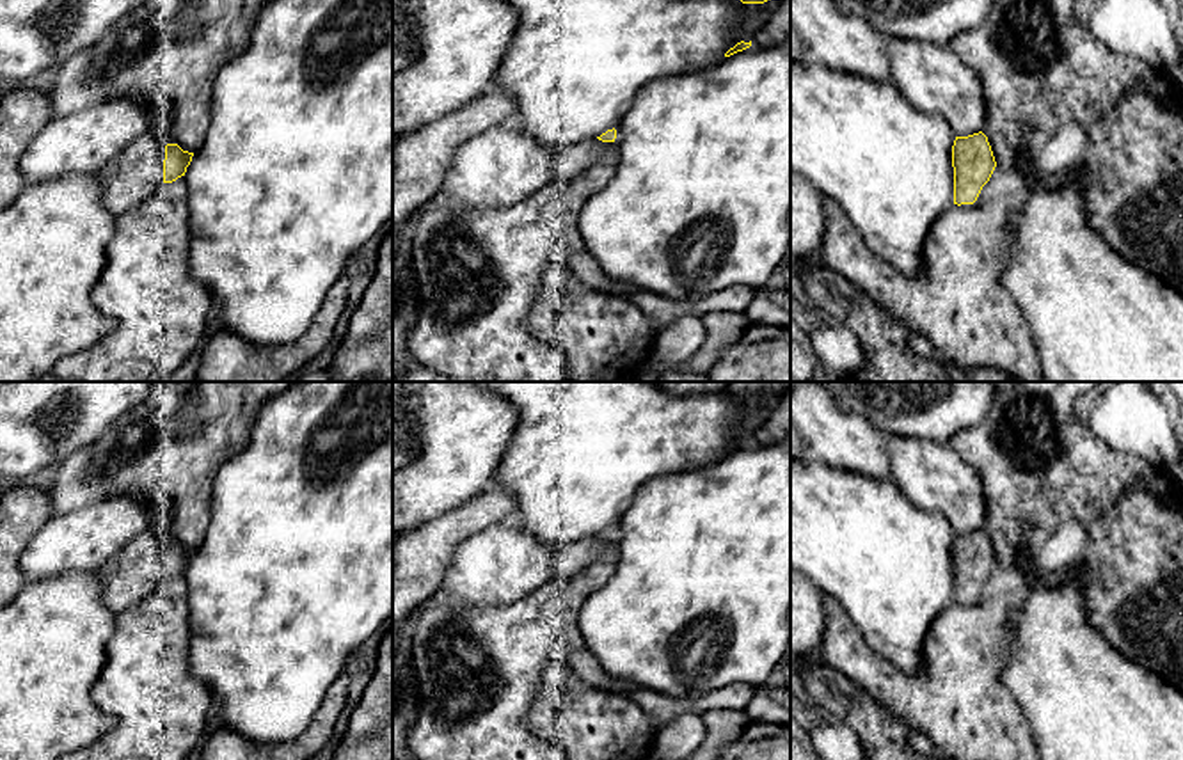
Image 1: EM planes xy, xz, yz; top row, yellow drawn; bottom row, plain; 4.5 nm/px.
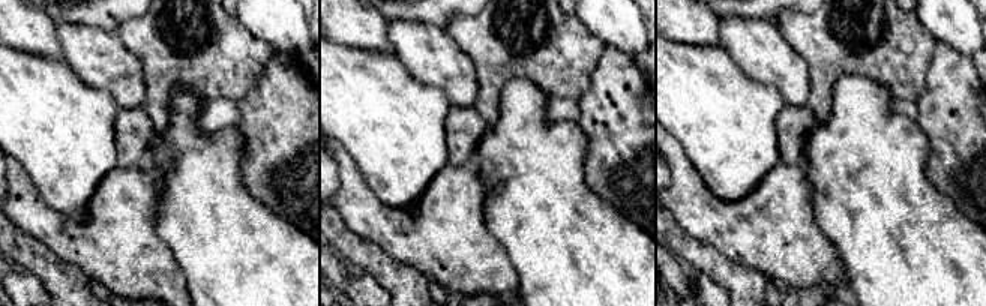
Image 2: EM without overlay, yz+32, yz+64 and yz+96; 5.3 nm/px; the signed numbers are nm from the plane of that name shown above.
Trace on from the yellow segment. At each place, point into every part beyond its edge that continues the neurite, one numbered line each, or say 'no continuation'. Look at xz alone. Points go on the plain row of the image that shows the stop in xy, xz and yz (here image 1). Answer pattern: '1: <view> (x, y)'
no continuation

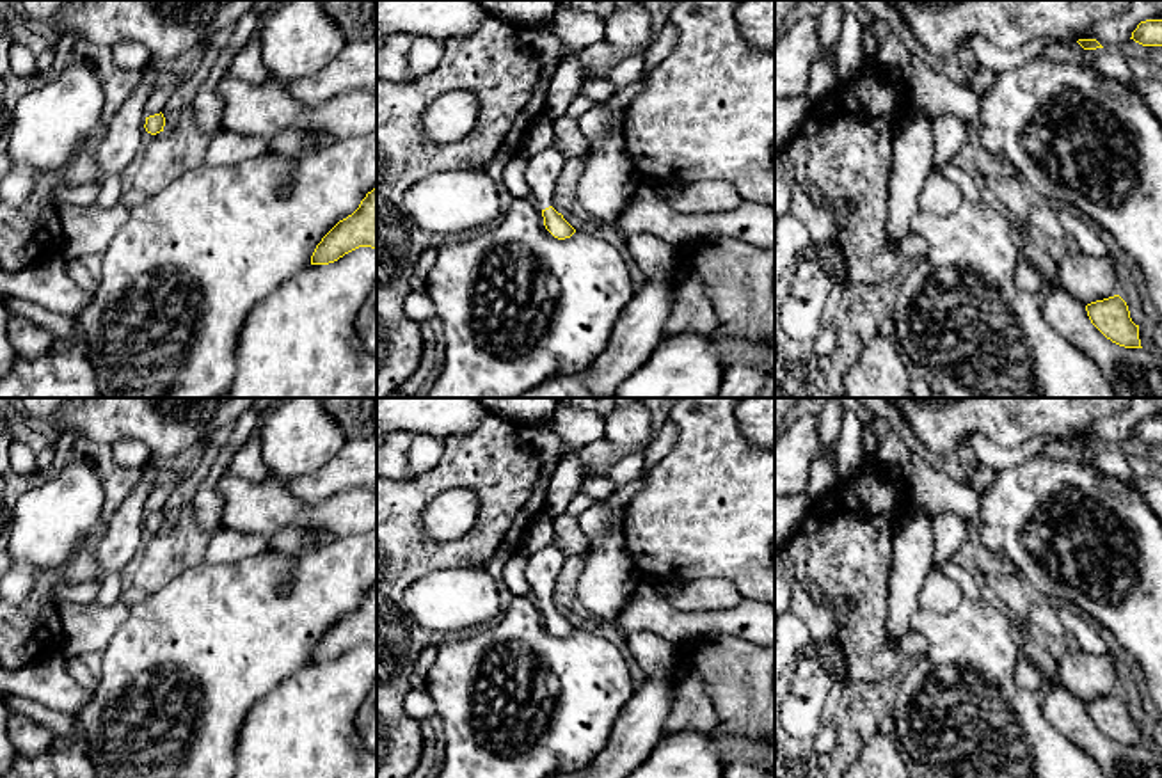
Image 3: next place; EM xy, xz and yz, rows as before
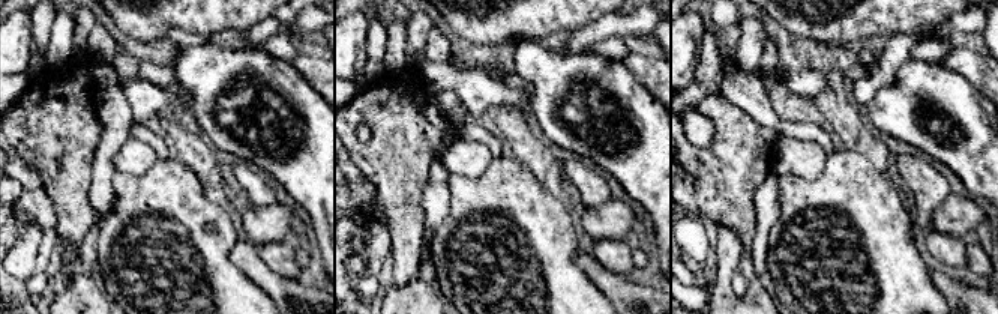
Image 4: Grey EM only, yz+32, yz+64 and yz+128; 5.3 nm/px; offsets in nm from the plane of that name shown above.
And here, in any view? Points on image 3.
1: xz (542, 571)

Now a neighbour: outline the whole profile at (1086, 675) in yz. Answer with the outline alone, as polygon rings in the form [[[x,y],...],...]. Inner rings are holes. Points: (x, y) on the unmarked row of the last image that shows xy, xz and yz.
[[[1071,648],[1059,659],[1057,686],[1087,703],[1118,693],[1116,659]]]

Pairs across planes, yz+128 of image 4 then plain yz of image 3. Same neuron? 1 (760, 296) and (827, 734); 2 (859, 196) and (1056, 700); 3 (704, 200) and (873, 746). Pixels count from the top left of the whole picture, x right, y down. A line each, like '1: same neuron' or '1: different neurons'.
1: different neurons
2: different neurons
3: different neurons

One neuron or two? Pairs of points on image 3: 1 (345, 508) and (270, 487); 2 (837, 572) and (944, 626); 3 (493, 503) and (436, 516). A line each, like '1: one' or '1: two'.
1: one
2: two
3: two

